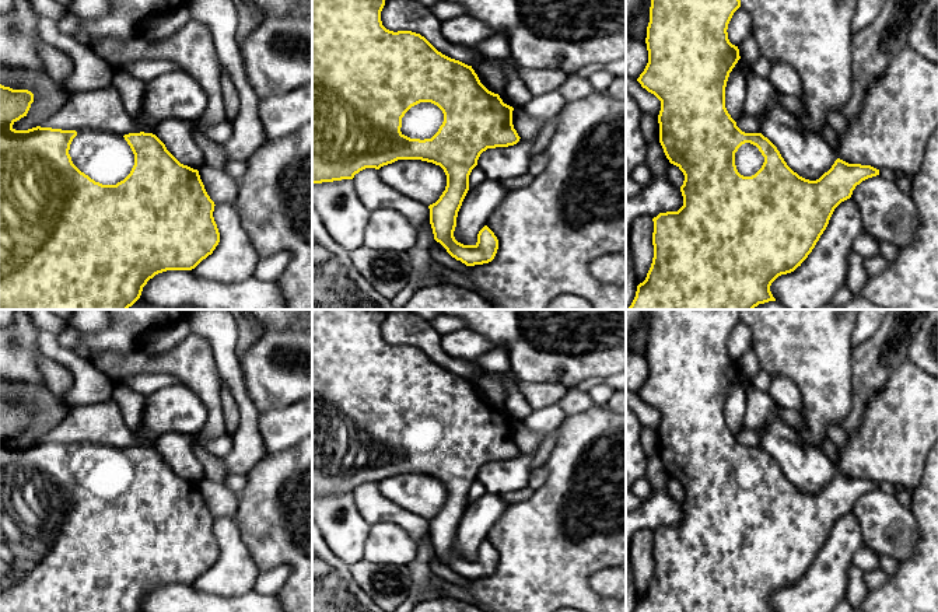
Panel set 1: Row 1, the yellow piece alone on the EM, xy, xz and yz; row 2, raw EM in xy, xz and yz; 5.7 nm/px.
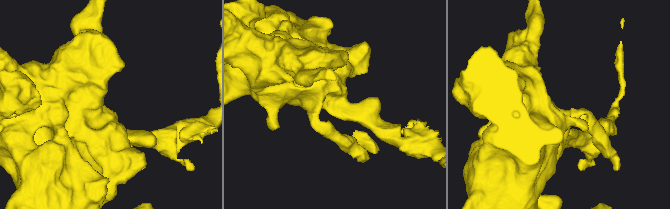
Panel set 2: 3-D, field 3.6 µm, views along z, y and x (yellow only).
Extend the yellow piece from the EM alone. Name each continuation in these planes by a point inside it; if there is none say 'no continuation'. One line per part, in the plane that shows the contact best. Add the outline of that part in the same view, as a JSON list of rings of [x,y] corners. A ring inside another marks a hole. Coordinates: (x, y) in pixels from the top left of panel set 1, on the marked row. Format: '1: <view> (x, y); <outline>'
1: xy (105, 157); [[[78,129],[70,144],[73,164],[95,182],[116,185],[134,165],[134,154],[123,134]]]

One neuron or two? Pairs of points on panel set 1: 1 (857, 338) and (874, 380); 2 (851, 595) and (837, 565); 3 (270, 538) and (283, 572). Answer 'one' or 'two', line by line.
1: two
2: two
3: two

